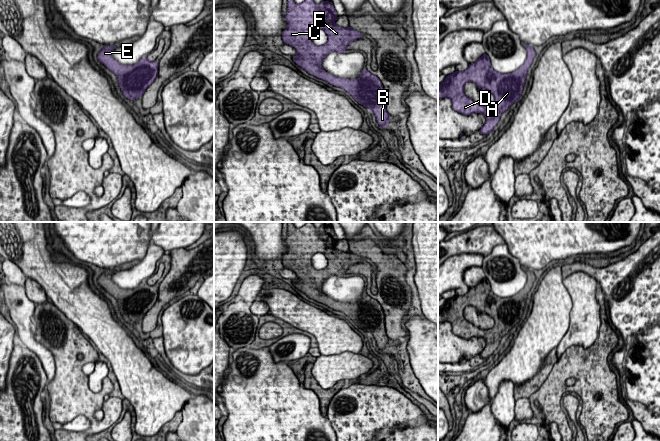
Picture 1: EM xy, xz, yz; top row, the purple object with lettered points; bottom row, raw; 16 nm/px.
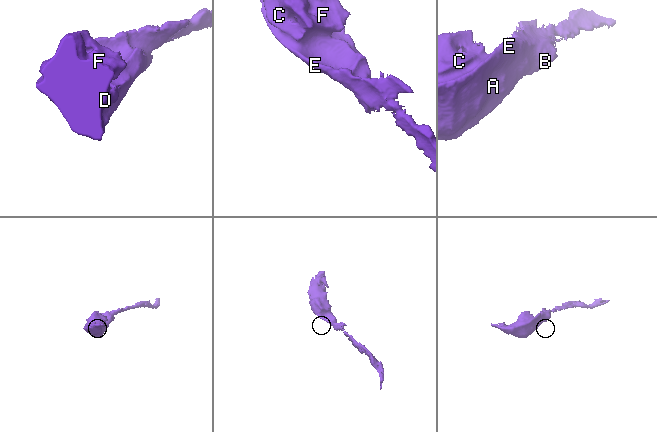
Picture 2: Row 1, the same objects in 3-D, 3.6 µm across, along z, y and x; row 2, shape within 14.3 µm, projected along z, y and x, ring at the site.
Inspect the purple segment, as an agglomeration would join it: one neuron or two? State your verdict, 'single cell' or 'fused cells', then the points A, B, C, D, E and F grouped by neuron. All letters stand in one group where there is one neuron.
single cell; groups A B C D E F

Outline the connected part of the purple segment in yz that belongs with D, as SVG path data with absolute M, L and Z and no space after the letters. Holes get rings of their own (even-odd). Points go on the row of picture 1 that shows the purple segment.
M526 44L525 48L527 50L525 63L510 74L496 72L491 66L489 56L485 53L477 62L469 64L465 71L455 71L446 76L443 84L438 86L438 99L450 98L453 110L464 115L484 114L486 122L478 133L493 132L502 113L514 102L521 100L527 70L536 56L533 46ZM469 81L475 83L479 90L491 92L494 95L494 102L483 106L467 97L463 88Z

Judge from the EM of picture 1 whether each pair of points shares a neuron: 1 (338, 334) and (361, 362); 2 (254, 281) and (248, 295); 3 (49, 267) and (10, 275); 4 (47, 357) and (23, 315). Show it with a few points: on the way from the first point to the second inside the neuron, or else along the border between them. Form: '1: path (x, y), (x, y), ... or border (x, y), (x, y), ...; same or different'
1: border (358, 352), (340, 352), (331, 355); different
2: path (253, 284), (248, 292); same
3: border (10, 259), (26, 278); different
4: path (37, 347), (25, 335), (25, 325); same

